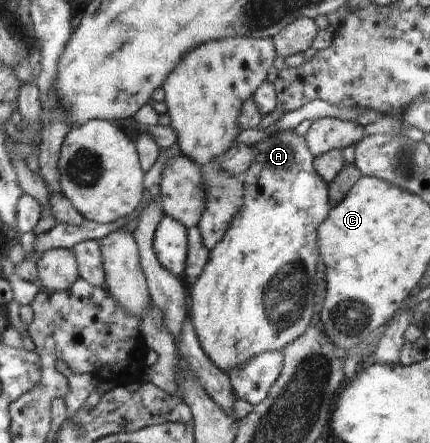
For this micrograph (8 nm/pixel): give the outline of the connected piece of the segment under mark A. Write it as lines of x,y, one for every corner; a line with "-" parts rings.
295,130
280,131
267,136
263,141
257,142
253,147
255,152
254,160
249,169
243,173
239,179
244,185
244,201
241,209
231,220
230,226
226,229
225,235
221,241
210,251
207,265
199,276
199,281
193,287
191,293
191,321
194,325
198,340
203,351
209,359
219,368
228,374
231,370
237,369
250,359
261,355
263,352
281,352
282,349
292,341
295,341
308,327
313,319
313,315
318,310
315,303
315,271
320,267
320,255
318,253
318,231
317,228
325,221
332,208
329,199
328,185
321,179
321,176
314,168
314,155
311,153
306,139
303,136
295,134

